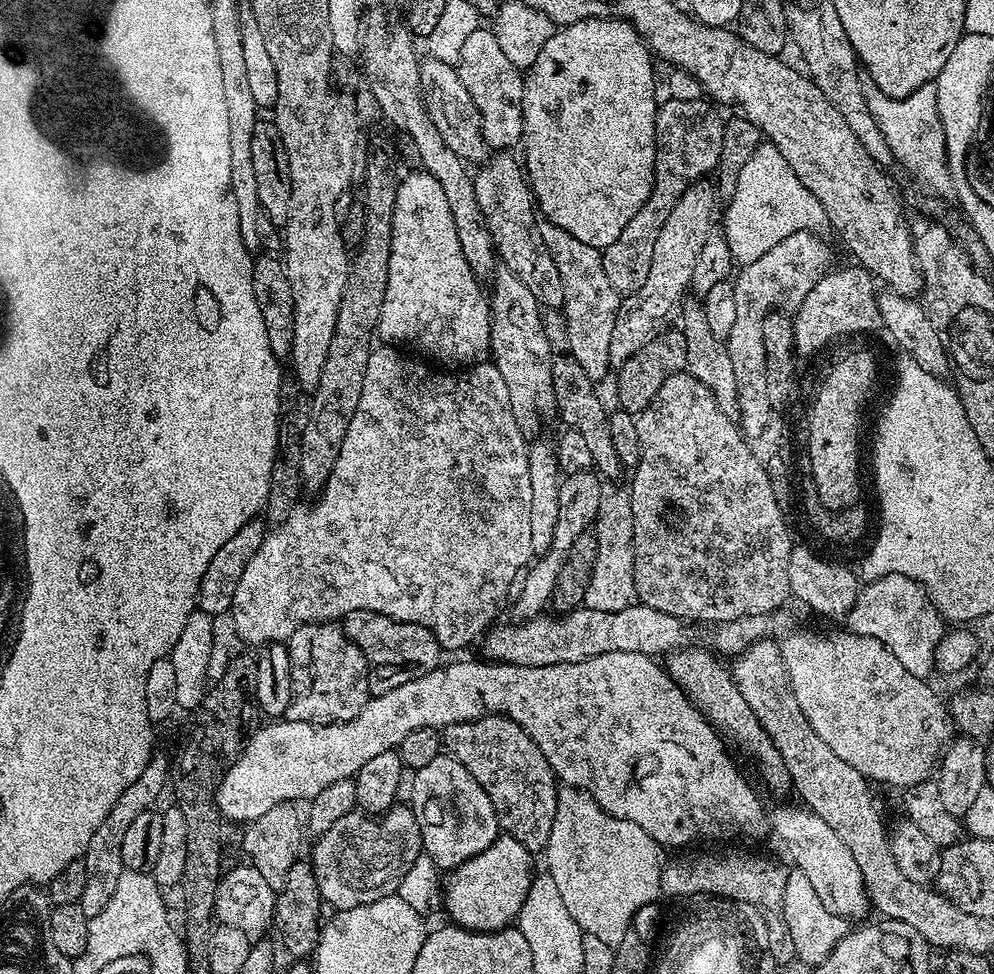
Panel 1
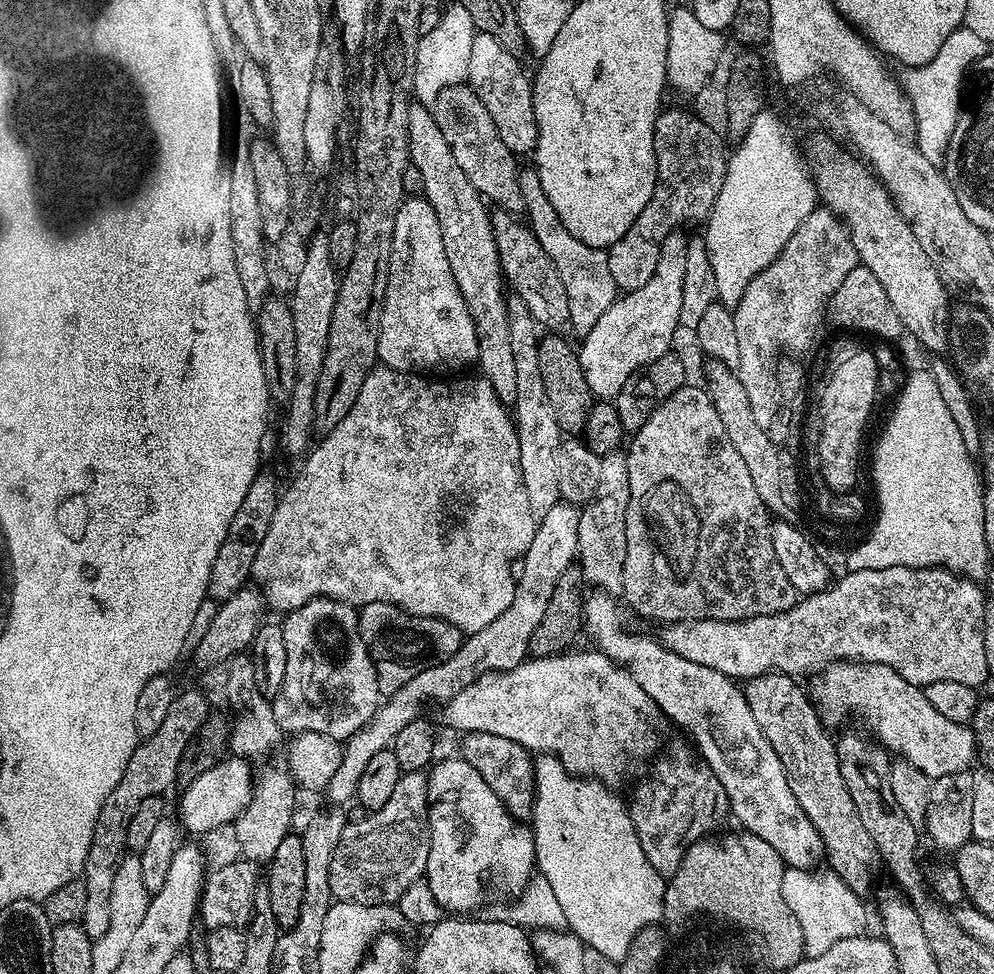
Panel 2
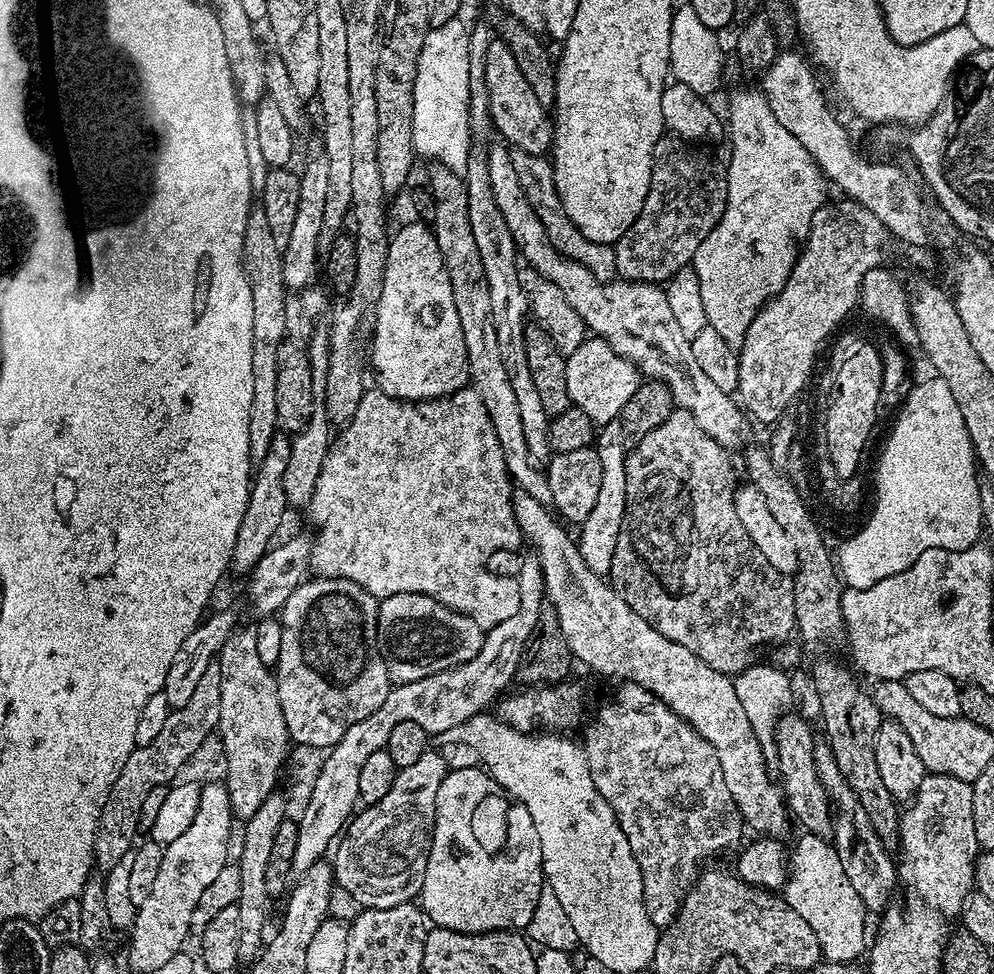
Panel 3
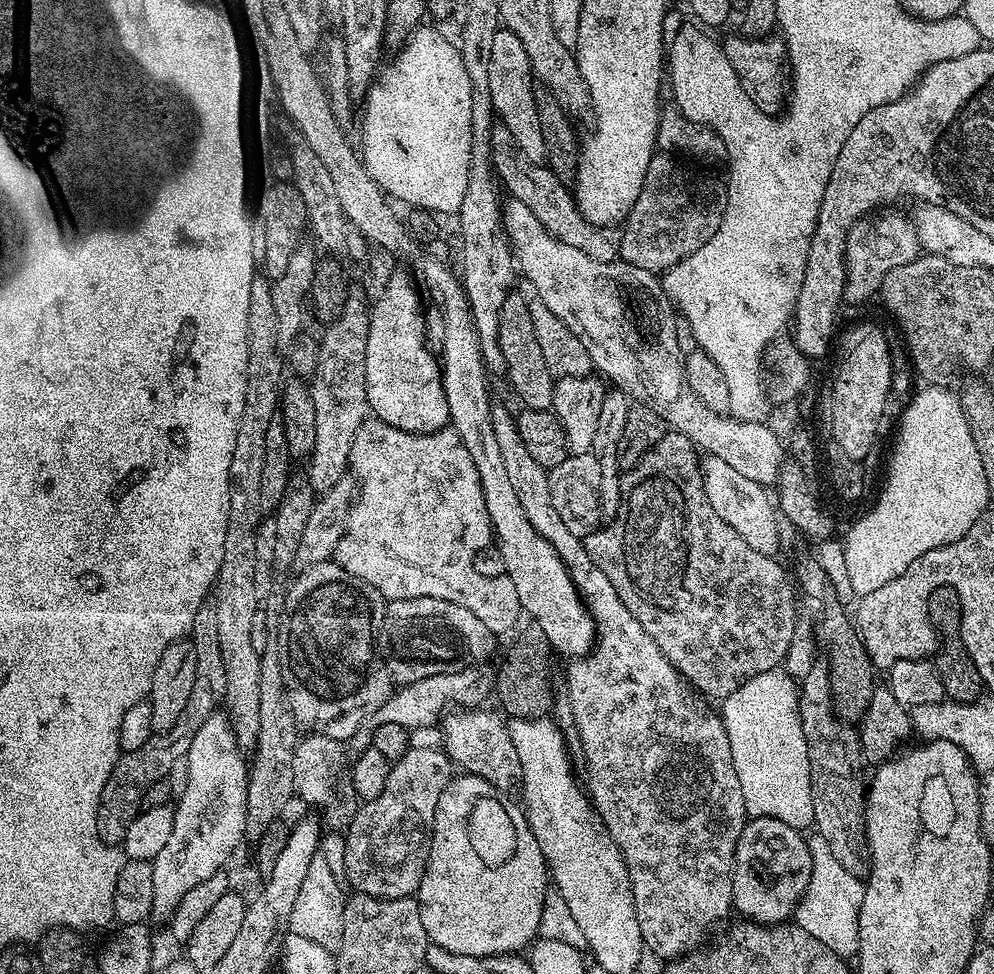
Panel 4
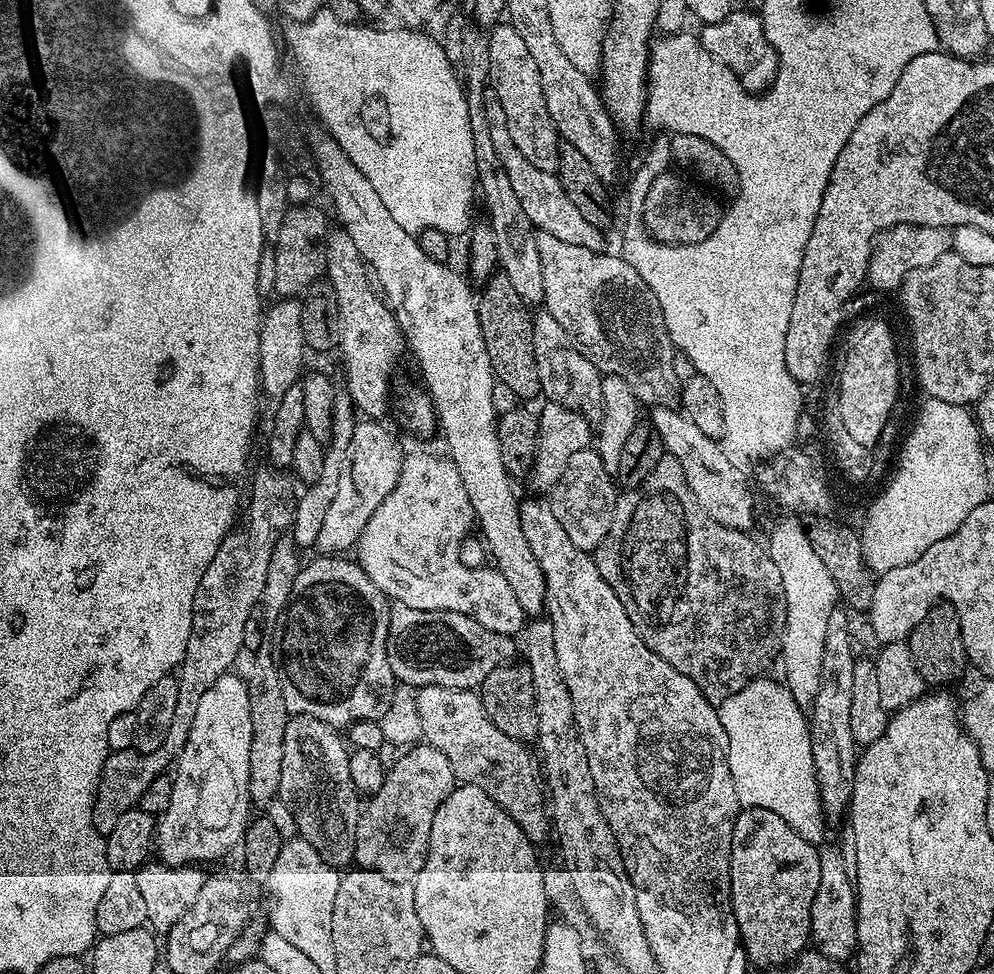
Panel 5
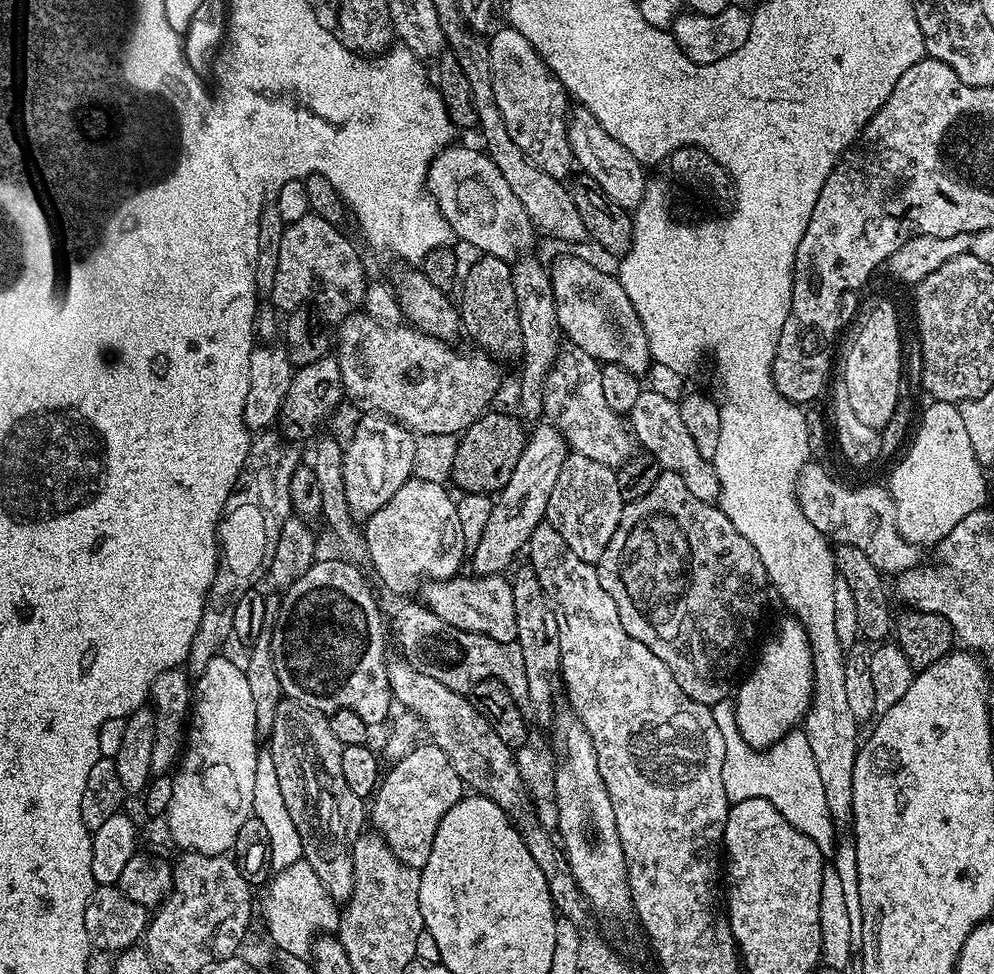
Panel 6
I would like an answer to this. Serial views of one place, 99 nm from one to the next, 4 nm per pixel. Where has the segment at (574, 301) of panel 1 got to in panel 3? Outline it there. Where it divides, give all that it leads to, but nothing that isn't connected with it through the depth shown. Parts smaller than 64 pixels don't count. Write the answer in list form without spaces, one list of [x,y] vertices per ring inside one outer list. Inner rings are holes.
[[[512,148],[508,157],[514,166],[514,175],[522,185],[522,194],[526,194],[526,202],[530,202],[530,210],[538,214],[538,222],[542,222],[542,230],[546,230],[550,246],[554,246],[554,250],[558,250],[566,258],[584,266],[598,280],[617,279],[615,247],[602,242],[590,242],[590,238],[586,238],[586,234],[582,234],[582,230],[578,230],[578,226],[570,222],[570,214],[566,214],[562,198],[558,198],[556,193],[551,159],[526,154],[526,150],[517,148]]]

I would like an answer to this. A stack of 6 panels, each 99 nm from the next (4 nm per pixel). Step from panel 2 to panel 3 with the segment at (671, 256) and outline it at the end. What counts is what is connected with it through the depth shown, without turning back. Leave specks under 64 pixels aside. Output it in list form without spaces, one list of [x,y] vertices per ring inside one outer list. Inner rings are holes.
[[[599,338],[584,339],[582,346],[566,357],[565,378],[571,407],[582,410],[582,414],[586,414],[596,426],[611,425],[608,423],[619,417],[622,406],[630,402],[642,383],[640,369]]]

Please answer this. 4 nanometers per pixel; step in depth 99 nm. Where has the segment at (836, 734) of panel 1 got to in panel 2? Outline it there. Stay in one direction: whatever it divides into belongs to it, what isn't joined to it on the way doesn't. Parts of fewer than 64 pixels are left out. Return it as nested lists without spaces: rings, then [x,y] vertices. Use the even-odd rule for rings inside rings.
[[[839,660],[815,677],[814,703],[825,725],[840,724],[847,716],[861,716],[863,727],[880,741],[893,757],[909,760],[929,778],[969,771],[977,759],[976,735],[971,727],[938,714],[930,706],[923,687],[906,682],[890,666]]]

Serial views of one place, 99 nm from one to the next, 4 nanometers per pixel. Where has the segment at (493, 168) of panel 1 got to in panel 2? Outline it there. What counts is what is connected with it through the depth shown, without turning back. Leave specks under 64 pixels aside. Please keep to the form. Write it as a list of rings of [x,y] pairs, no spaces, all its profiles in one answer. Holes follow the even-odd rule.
[[[503,210],[491,213],[492,229],[496,232],[496,245],[500,254],[500,269],[511,291],[526,302],[537,325],[548,330],[560,330],[570,321],[570,302],[566,298],[566,286],[562,286],[560,271],[554,266],[550,254],[542,250],[542,242],[534,238],[531,228],[519,215]]]

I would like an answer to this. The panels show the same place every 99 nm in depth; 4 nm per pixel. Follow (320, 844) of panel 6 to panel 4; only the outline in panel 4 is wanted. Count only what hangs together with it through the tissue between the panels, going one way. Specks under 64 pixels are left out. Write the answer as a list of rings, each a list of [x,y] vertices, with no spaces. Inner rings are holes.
[[[315,734],[305,735],[294,750],[293,786],[297,797],[300,798],[301,796],[310,807],[317,808],[317,810],[312,810],[315,810],[318,813],[319,819],[323,821],[327,827],[329,824],[332,828],[340,828],[340,830],[344,830],[347,829],[354,813],[357,811],[358,801],[356,798],[356,791],[352,789],[350,772],[346,767],[346,760],[344,764],[344,752],[340,748],[343,747],[339,740],[332,740],[328,736],[317,736]]]

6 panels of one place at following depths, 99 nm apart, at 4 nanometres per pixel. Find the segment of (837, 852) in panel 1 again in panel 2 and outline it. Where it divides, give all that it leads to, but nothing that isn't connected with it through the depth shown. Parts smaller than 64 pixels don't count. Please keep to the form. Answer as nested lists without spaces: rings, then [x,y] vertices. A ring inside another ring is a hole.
[[[593,591],[584,602],[583,627],[592,635],[592,640],[599,651],[605,652],[610,659],[616,661],[621,668],[627,668],[642,690],[652,699],[653,704],[661,713],[665,712],[676,724],[681,724],[692,735],[691,743],[701,760],[710,766],[710,770],[722,782],[728,795],[728,806],[731,815],[745,832],[758,834],[758,838],[770,842],[774,850],[784,859],[790,868],[817,867],[816,859],[825,855],[824,840],[814,830],[814,822],[794,798],[794,790],[790,790],[790,782],[778,754],[774,754],[774,746],[766,742],[766,734],[758,730],[758,722],[754,722],[754,714],[744,697],[743,687],[737,681],[731,680],[726,674],[718,674],[718,670],[710,670],[710,666],[698,666],[698,662],[690,662],[676,654],[659,639],[652,636],[639,636],[624,625],[625,609],[618,603],[615,595]]]

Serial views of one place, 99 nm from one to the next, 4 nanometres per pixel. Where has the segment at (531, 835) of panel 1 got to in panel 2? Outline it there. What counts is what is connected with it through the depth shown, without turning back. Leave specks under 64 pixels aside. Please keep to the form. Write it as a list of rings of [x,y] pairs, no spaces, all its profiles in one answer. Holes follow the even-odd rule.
[[[469,732],[461,740],[464,741],[460,744],[459,755],[470,762],[470,766],[474,766],[482,778],[486,778],[486,786],[498,794],[509,814],[521,822],[531,821],[532,803],[536,800],[536,765],[533,753],[510,738],[498,738],[498,734],[489,732]]]

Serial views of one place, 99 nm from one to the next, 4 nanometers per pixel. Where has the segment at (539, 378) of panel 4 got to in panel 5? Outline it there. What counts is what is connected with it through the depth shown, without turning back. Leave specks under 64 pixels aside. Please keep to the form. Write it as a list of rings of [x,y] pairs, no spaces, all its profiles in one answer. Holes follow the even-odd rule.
[[[493,274],[483,281],[478,292],[476,310],[478,322],[482,326],[482,338],[486,342],[486,350],[490,357],[492,372],[497,381],[520,398],[538,396],[540,379],[538,378],[537,363],[534,359],[534,342],[532,334],[532,317],[529,305],[514,290],[510,278],[503,274]]]

